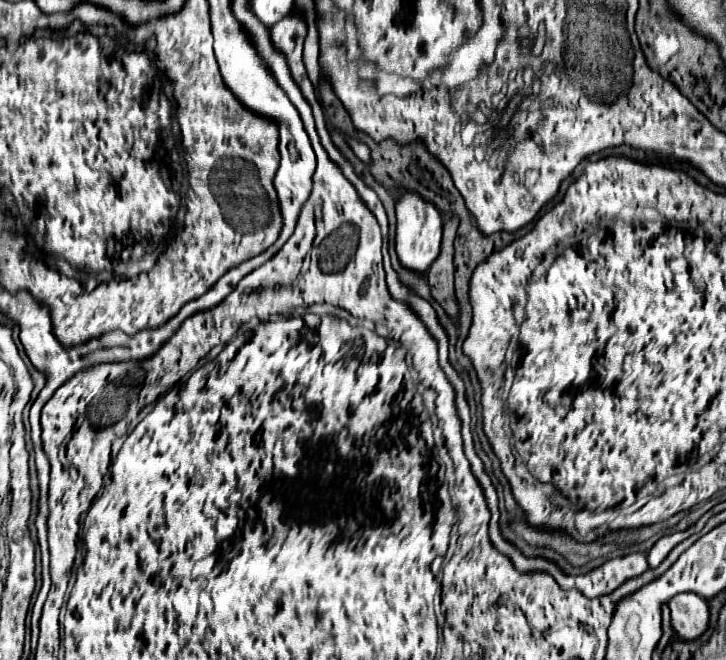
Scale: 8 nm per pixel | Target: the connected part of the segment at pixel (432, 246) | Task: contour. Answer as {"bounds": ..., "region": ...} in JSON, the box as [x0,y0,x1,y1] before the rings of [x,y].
{"bounds":[396,192,442,274],"region":[[[406,192],[396,202],[396,218],[398,218],[396,254],[398,254],[400,264],[412,272],[426,274],[428,268],[432,266],[432,262],[440,254],[440,240],[442,240],[442,216],[440,216],[440,212],[434,208],[434,204],[424,202],[420,196]]]}

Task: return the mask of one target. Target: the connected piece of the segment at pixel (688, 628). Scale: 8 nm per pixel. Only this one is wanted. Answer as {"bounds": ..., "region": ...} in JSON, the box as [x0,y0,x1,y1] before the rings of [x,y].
{"bounds":[668,592,710,640],"region":[[[686,592],[674,596],[668,606],[672,612],[672,626],[682,640],[696,640],[706,632],[710,612],[704,598]]]}

